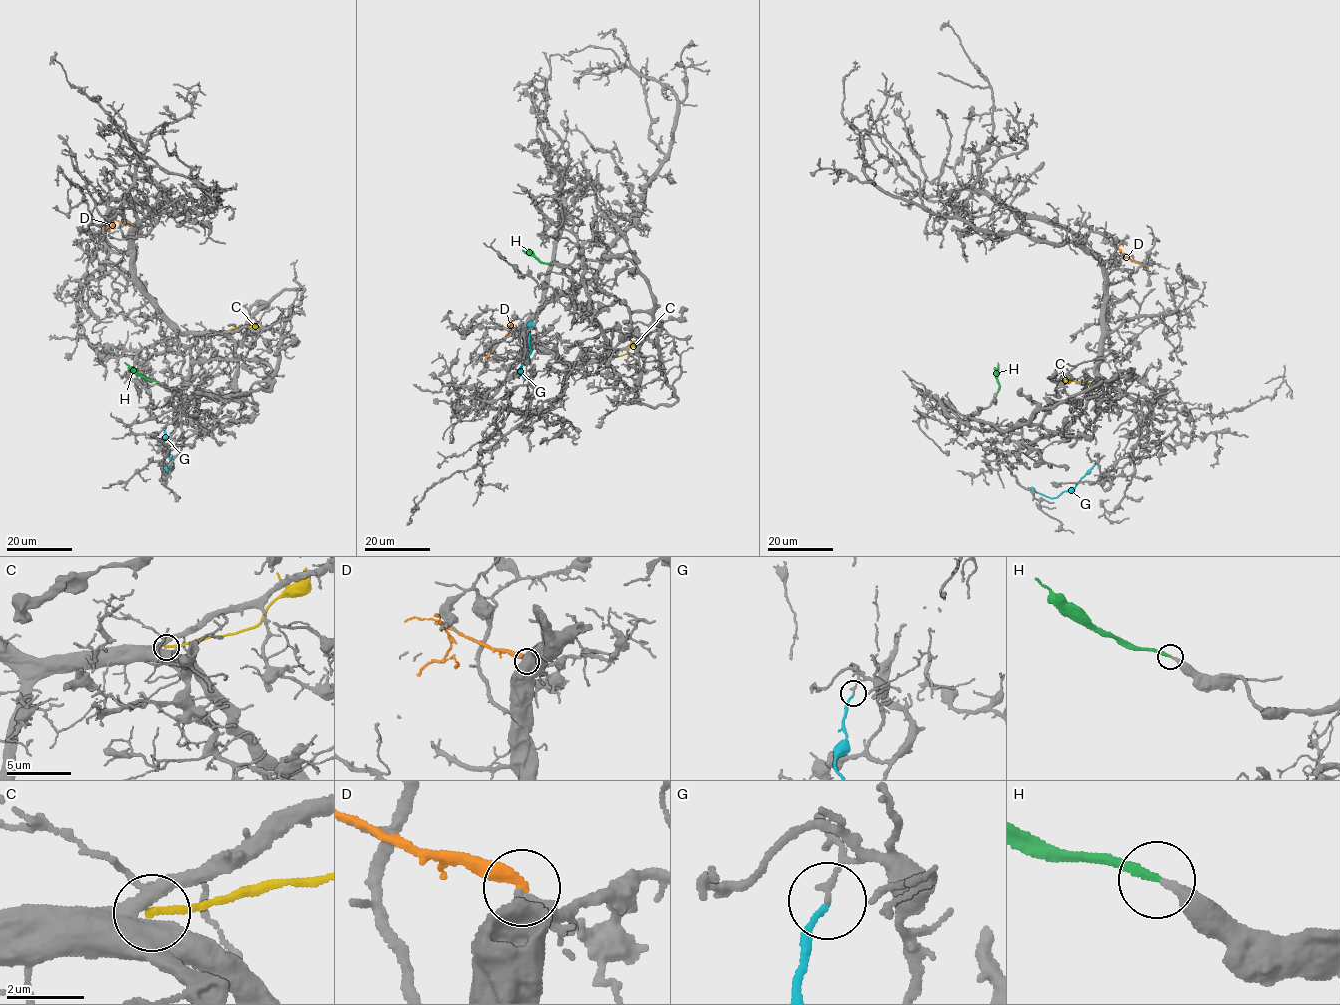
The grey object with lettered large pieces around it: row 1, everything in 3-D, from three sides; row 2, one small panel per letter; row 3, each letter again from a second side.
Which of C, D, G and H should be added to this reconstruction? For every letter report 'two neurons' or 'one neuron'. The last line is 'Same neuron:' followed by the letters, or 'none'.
C: two neurons
D: two neurons
G: two neurons
H: one neuron
Same neuron: H

